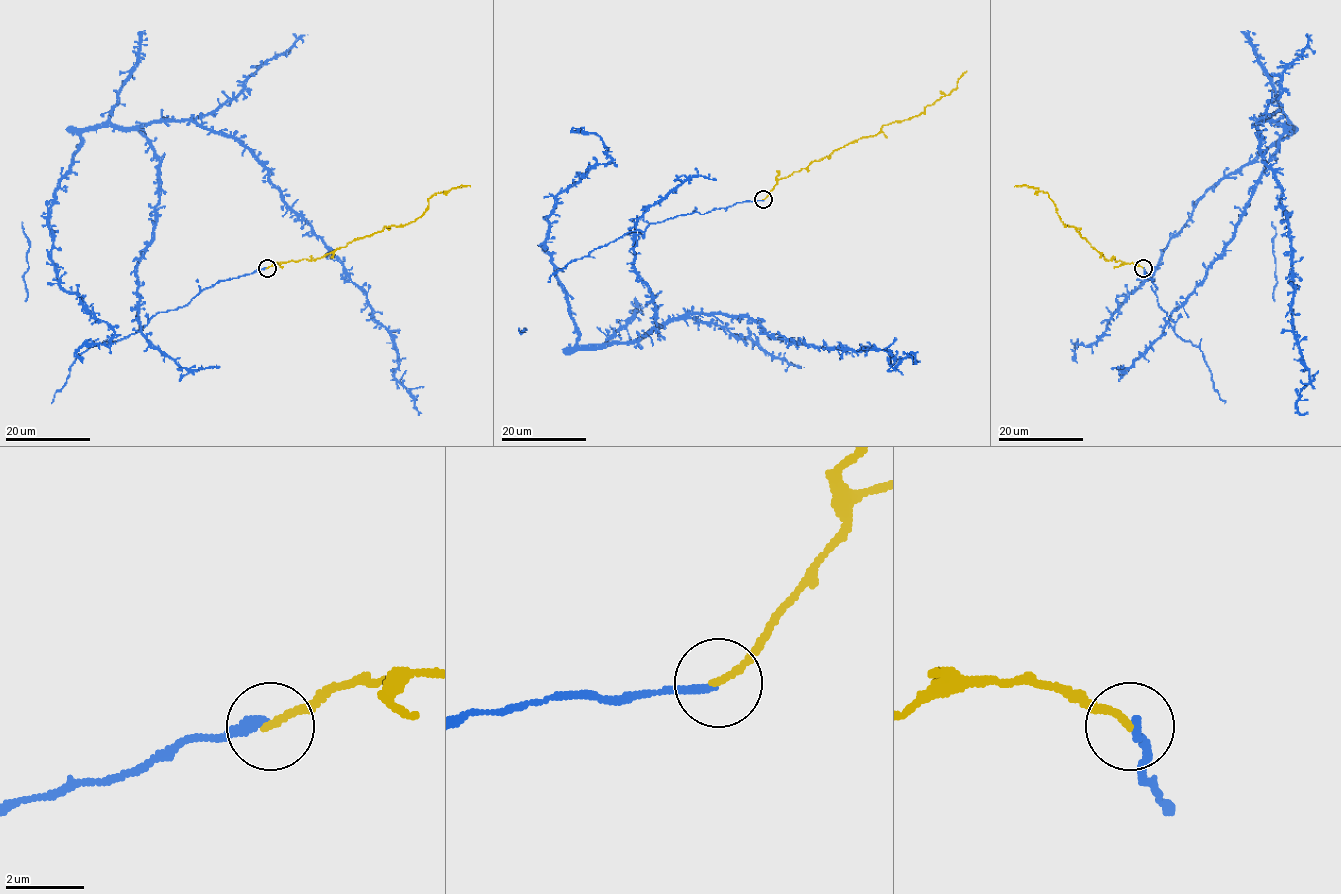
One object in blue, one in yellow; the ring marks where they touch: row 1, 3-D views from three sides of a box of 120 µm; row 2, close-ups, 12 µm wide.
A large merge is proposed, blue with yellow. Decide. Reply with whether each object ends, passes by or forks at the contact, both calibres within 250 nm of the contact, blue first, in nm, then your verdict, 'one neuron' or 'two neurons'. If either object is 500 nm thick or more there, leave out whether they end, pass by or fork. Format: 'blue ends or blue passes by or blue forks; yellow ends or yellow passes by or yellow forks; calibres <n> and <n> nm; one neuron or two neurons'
blue ends; yellow ends; calibres 240 and 180 nm; one neuron

